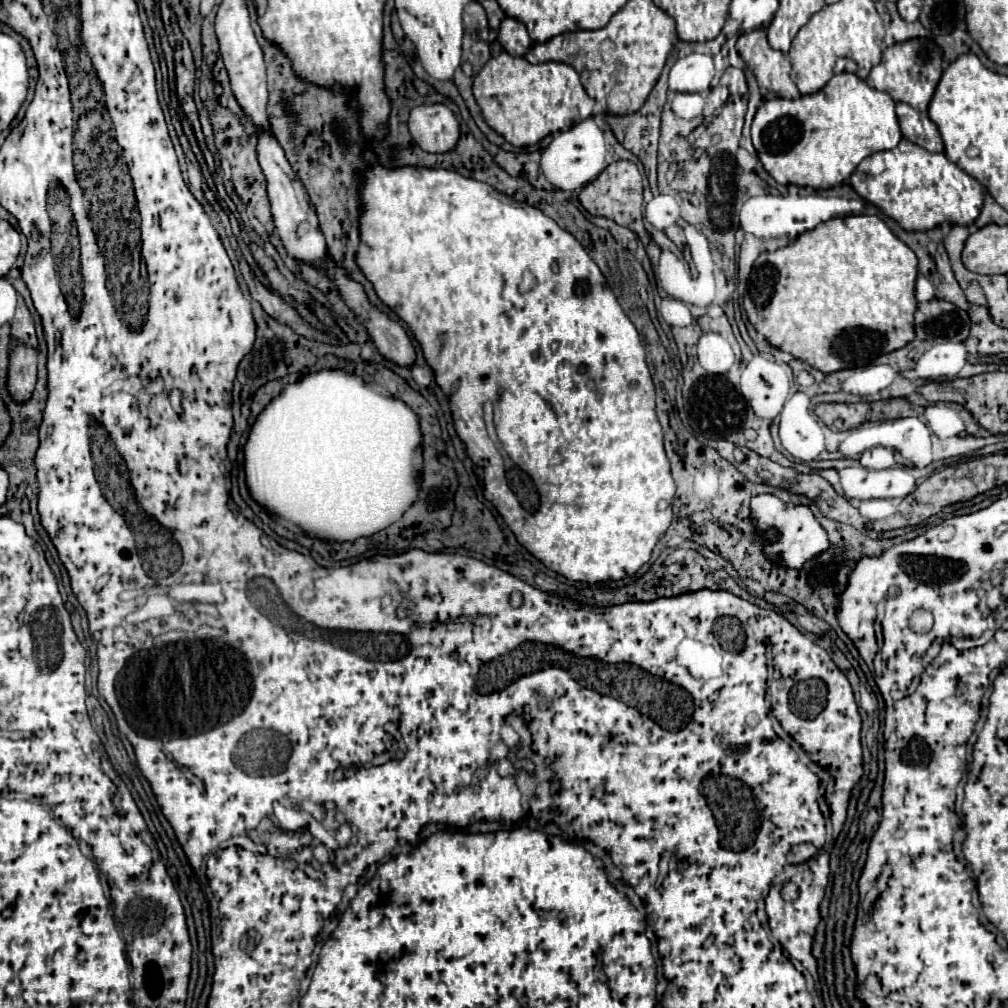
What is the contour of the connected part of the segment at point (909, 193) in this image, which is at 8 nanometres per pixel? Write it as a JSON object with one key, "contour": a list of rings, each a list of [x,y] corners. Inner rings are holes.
{"contour":[[[906,138],[894,150],[876,152],[862,160],[850,176],[850,184],[858,196],[878,206],[904,230],[930,230],[944,220],[950,224],[970,226],[984,204],[984,190],[978,180],[950,162],[946,154],[928,152]]]}

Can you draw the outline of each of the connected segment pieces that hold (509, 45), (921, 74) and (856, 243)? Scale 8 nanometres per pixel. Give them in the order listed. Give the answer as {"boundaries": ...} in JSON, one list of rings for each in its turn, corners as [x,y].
{"boundaries":[[[[514,18],[502,20],[498,40],[504,46],[504,50],[512,56],[524,56],[532,48],[532,40],[526,32],[526,26],[520,20],[514,20]]],[[[916,38],[902,44],[894,44],[884,50],[880,64],[872,68],[870,76],[866,78],[866,84],[876,90],[888,92],[894,102],[906,102],[912,108],[926,112],[932,100],[932,94],[936,90],[936,84],[942,76],[940,62],[942,62],[940,48],[930,38]]],[[[844,216],[844,218],[832,218],[828,222],[818,224],[814,230],[808,230],[804,234],[800,234],[792,244],[788,244],[786,248],[774,250],[774,252],[762,252],[758,256],[758,260],[754,262],[752,274],[748,278],[748,288],[746,288],[746,296],[744,296],[744,310],[752,322],[752,326],[778,350],[788,352],[792,356],[796,356],[802,362],[808,362],[812,368],[830,374],[836,370],[844,370],[844,368],[856,368],[856,366],[866,366],[870,364],[874,358],[894,352],[902,346],[906,346],[910,340],[914,340],[914,312],[916,312],[916,298],[914,298],[914,280],[916,280],[916,268],[918,260],[916,254],[902,242],[898,240],[890,228],[878,218],[878,216]]]]}

